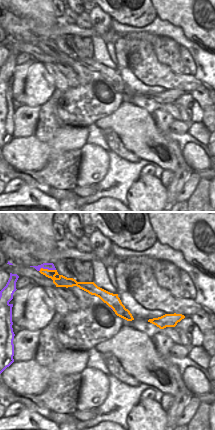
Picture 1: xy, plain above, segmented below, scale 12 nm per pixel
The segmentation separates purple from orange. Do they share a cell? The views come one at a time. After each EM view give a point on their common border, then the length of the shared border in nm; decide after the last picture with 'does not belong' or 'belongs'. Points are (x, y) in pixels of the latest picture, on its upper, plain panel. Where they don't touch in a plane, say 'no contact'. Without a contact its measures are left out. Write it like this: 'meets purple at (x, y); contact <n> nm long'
meets purple at (47, 44); contact 200 nm long

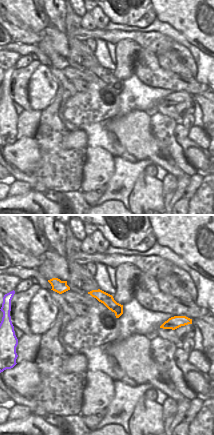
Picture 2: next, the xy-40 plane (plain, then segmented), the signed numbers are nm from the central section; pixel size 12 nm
no contact

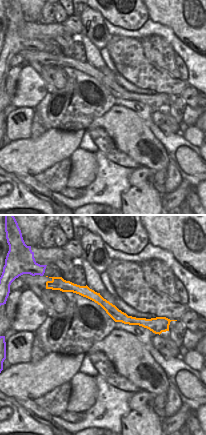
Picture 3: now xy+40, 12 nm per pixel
no contact

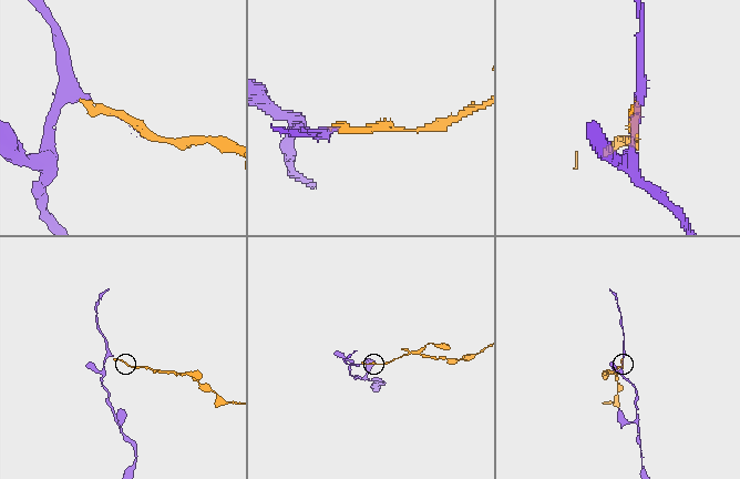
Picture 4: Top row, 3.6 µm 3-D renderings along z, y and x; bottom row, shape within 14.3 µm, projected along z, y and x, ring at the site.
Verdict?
does not belong

